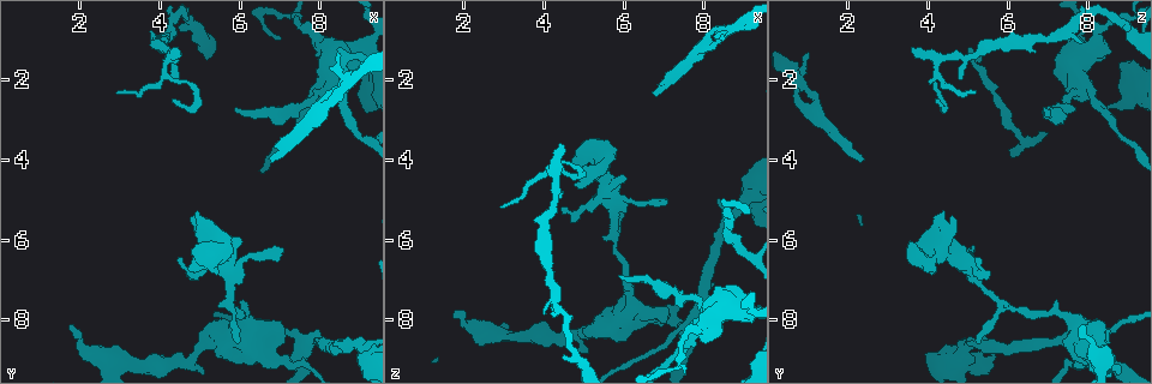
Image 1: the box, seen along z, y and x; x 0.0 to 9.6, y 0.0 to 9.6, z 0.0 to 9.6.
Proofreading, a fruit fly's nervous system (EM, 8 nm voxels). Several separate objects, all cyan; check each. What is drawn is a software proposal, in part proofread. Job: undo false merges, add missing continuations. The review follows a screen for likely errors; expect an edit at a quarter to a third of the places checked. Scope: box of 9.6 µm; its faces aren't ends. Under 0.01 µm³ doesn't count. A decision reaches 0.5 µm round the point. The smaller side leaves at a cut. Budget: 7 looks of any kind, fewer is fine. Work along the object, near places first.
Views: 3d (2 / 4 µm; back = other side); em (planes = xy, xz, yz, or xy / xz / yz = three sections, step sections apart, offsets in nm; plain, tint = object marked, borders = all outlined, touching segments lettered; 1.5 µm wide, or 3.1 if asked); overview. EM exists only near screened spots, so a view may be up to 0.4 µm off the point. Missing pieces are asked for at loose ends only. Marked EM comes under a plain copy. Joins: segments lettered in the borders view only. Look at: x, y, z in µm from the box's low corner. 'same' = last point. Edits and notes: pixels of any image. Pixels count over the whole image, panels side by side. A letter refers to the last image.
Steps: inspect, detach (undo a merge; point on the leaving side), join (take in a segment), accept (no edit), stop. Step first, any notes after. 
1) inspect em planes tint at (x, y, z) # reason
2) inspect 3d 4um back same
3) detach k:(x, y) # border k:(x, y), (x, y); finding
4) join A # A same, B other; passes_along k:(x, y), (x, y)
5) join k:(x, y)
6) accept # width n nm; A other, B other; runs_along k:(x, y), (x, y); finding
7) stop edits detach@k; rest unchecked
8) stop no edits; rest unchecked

inspect em xz step 4 tint at (9.20, 8.90, 4.85) # sudden change in width

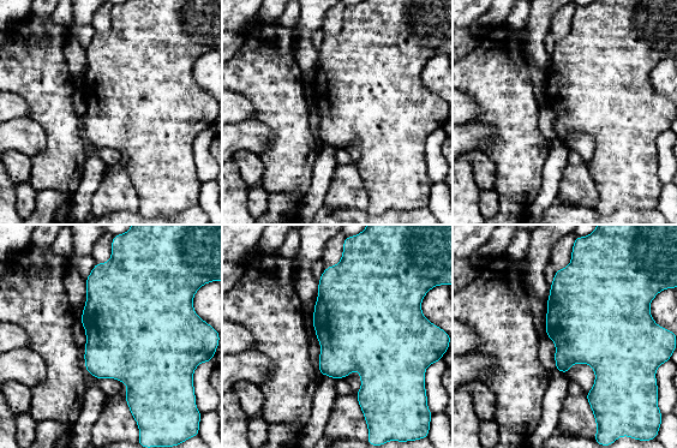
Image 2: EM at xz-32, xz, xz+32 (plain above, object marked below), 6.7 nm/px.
inspect em planes borders same # cut it another way

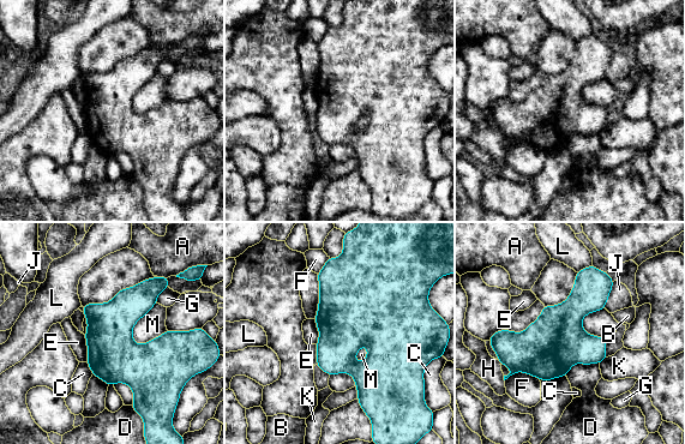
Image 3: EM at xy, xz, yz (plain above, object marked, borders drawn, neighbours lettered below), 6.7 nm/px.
accept # A other, B other, C other, D other, E other, F other, G other, H other, J other, K other, L other, M other; border 3:(156, 302), (132, 330), (138, 344); continuous, no second neuron

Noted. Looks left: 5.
inspect 3d 4um at (5.90, 8.55, 5.30) # an open end

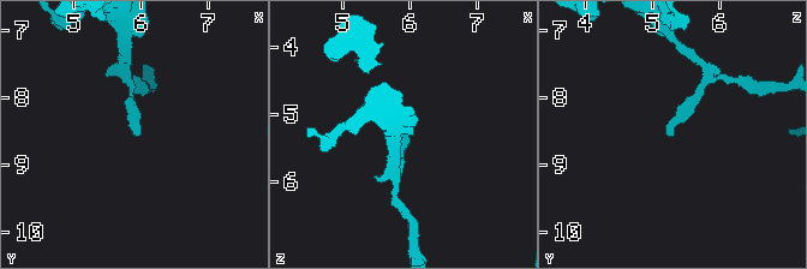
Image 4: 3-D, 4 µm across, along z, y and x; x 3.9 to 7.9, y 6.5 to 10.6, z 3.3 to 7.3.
inspect em planes borders at (5.85, 8.60, 5.30)

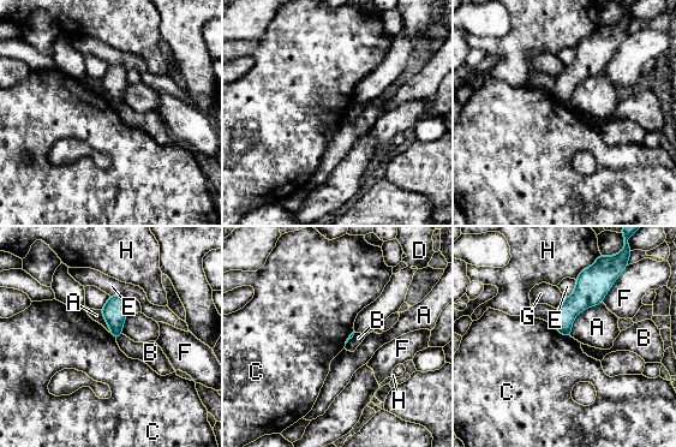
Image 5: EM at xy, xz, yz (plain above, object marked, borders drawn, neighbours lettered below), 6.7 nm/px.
accept # longest_contact A 320 nm; A other, B other, C other, D other, E other, F other, G other, H other; none of them fits

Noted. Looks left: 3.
inspect em yz step 4 borders at (2.10, 8.65, 8.10) # sudden change in width

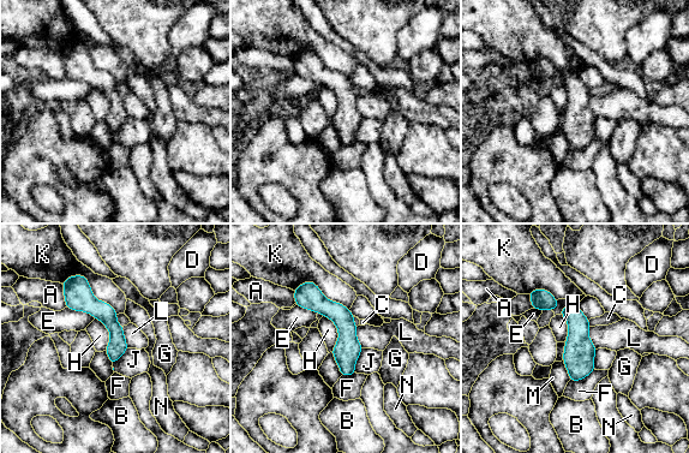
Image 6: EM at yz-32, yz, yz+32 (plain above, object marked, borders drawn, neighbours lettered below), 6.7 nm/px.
accept # width 130 nm; A other, B other, C other, D other, E other, F other, G other, H other, J other, K other, L other, M other, N other; border 6:(323, 315), (337, 332), (331, 351); continuous, no second neuron

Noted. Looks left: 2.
stop no edits; rest unchecked

